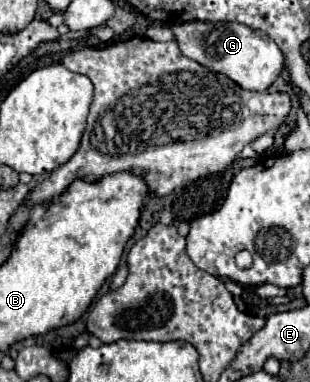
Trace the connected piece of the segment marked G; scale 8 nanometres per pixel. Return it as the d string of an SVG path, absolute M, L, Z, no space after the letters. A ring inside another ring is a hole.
M184 22L174 24L176 42L184 56L196 60L198 64L226 74L244 90L264 92L284 70L284 54L278 44L264 32L250 30L238 22Z

